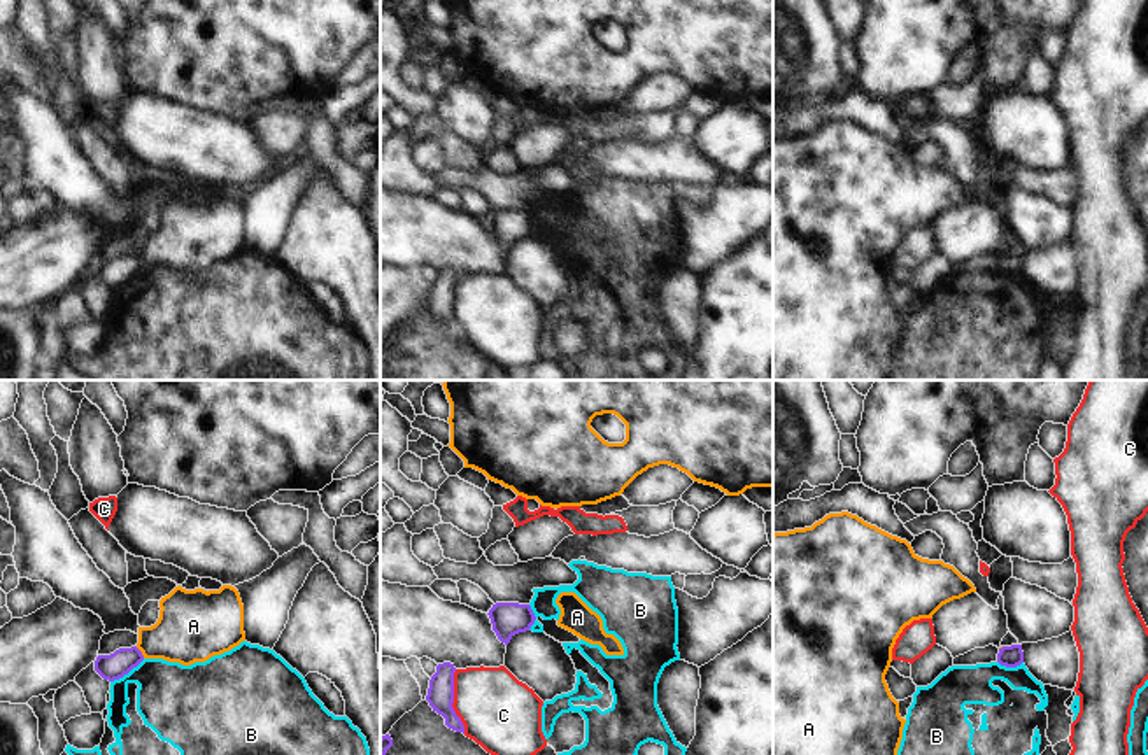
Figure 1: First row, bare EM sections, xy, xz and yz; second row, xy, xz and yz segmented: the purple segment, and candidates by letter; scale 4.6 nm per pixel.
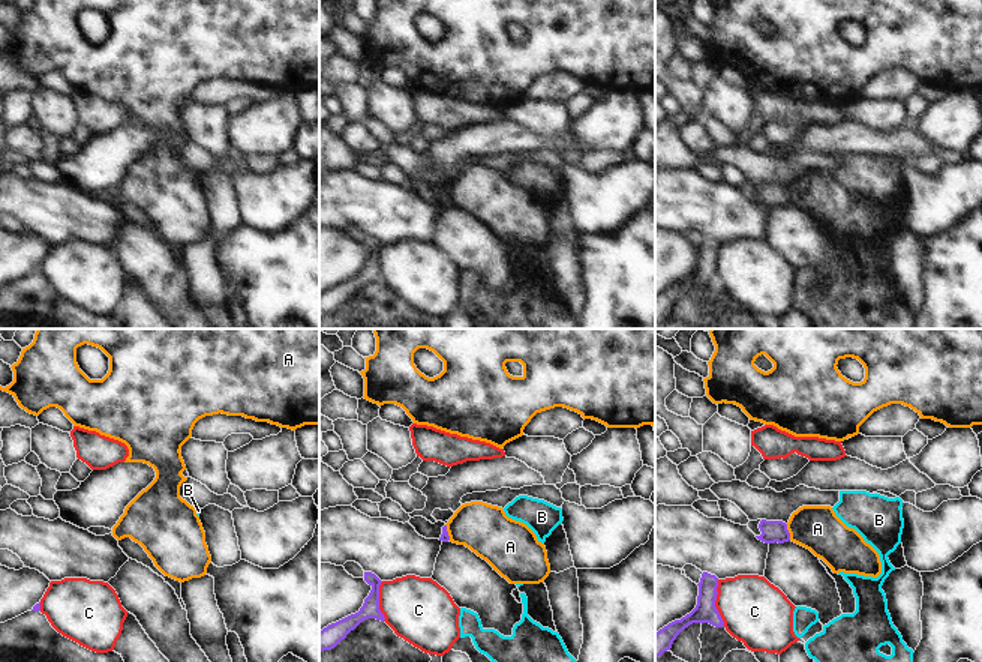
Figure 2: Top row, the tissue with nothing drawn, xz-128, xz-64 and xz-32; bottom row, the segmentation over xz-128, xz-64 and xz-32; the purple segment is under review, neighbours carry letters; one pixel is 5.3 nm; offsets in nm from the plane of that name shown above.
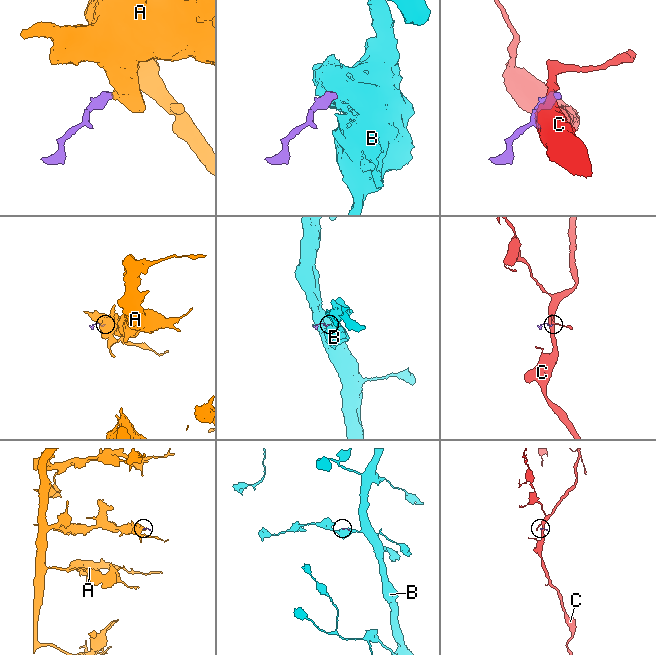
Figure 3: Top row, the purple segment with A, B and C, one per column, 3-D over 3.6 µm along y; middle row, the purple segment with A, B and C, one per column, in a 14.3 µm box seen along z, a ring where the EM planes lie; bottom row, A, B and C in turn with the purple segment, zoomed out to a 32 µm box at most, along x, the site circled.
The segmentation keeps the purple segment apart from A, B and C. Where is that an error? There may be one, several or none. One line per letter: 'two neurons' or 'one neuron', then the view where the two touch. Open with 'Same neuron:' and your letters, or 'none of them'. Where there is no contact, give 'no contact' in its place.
Same neuron: none of them
A: two neurons; meets purple in xy
B: two neurons; meets purple in xy
C: two neurons; meets purple in xz

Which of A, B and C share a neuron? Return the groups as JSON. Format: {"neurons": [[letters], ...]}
{"neurons": [["A"], ["B"], ["C"]]}

